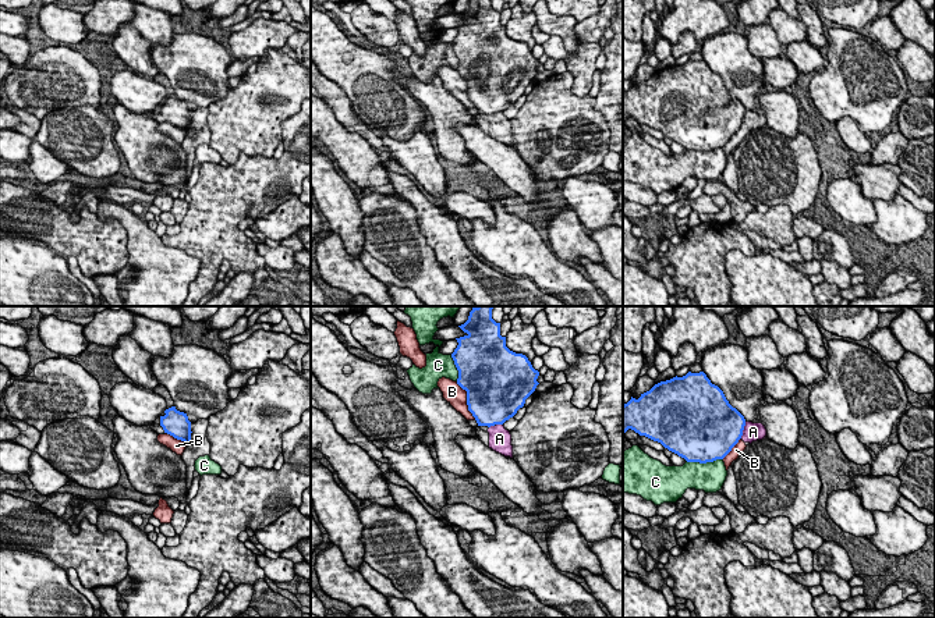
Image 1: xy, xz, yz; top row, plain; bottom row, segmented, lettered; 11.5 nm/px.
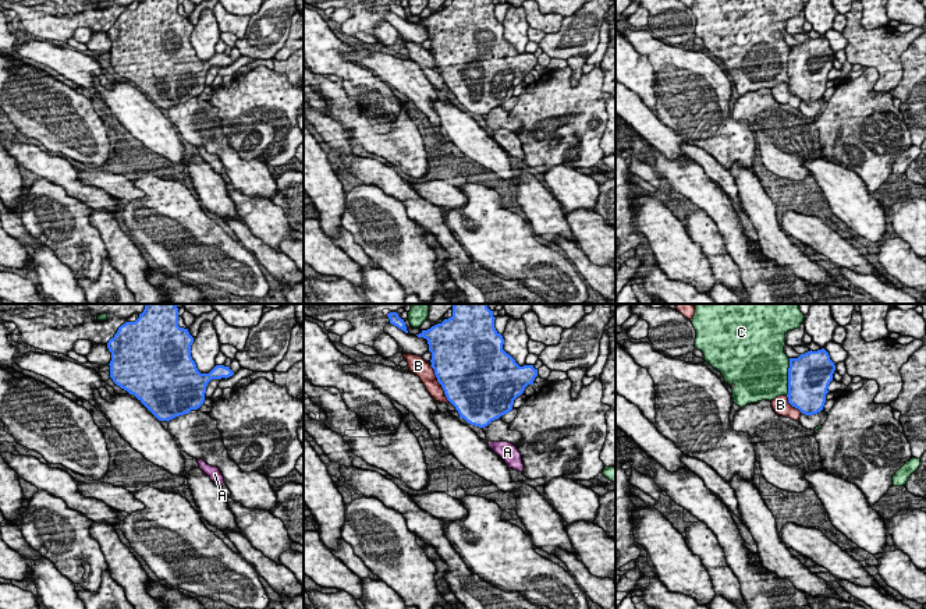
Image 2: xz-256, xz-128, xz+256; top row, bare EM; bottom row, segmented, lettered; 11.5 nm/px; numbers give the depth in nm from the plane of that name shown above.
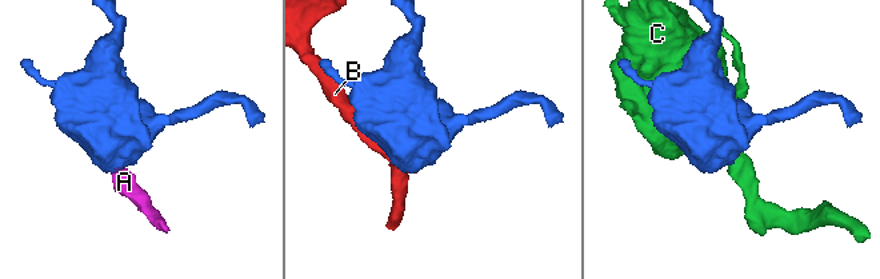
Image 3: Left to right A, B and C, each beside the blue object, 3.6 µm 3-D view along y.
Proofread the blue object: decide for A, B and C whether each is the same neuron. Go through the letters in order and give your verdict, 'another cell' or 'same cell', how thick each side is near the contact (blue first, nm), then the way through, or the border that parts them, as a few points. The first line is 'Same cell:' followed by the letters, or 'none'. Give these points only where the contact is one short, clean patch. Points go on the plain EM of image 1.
Same cell: none
A: another cell; 500 nm thick on the blue side, 220 nm on the other; border along yz (746, 110), (739, 127)
B: another cell; 500 nm thick on the blue side, 220 nm on the other
C: another cell; 480 nm thick on the blue side, 340 nm on the other

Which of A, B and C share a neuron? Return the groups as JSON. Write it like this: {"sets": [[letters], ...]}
{"sets": [["A", "B"], ["C"]]}

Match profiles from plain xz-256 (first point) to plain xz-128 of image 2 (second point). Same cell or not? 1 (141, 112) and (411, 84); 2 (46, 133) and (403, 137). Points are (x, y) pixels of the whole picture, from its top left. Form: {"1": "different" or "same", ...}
{"1": "different", "2": "same"}

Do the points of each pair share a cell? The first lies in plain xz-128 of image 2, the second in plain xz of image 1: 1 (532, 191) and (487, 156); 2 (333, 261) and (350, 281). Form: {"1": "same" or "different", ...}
{"1": "different", "2": "same"}

